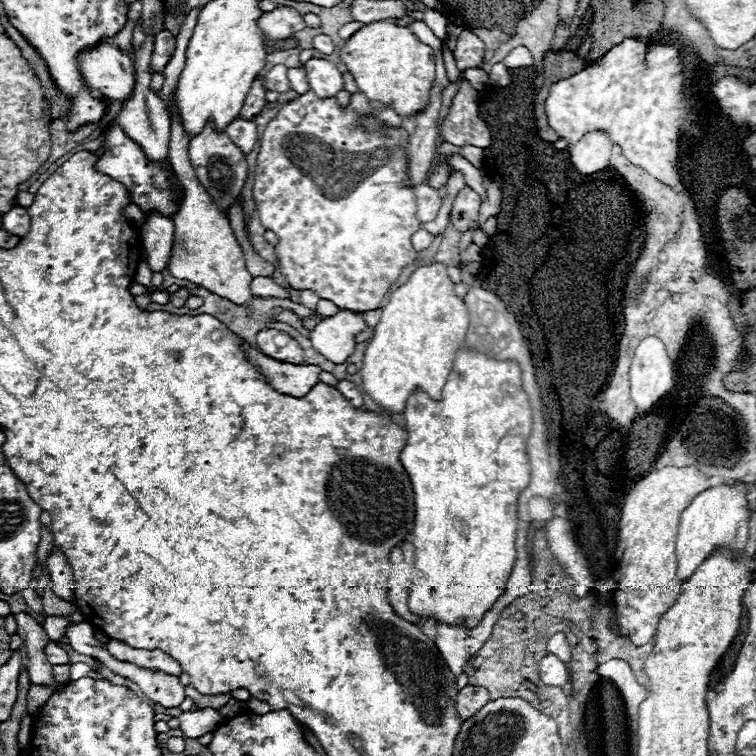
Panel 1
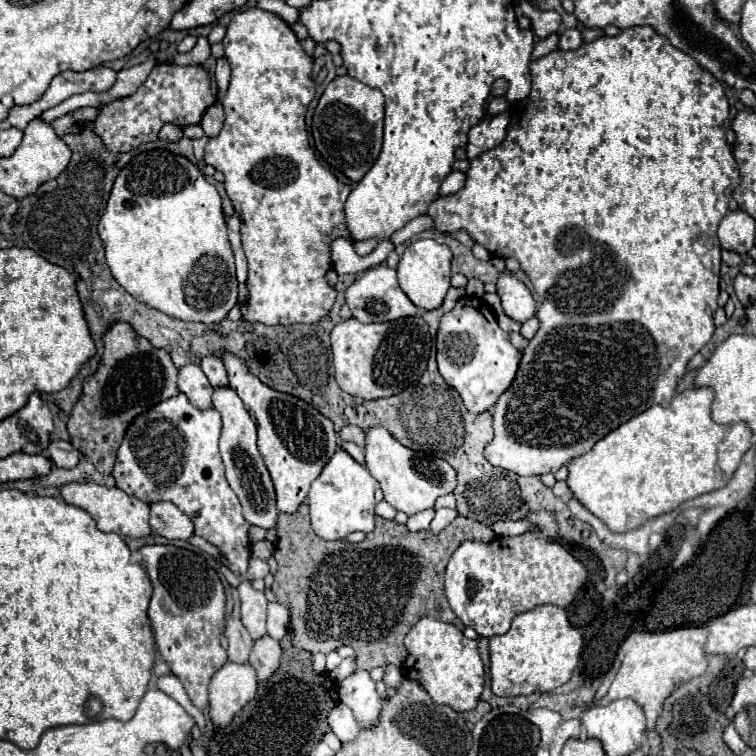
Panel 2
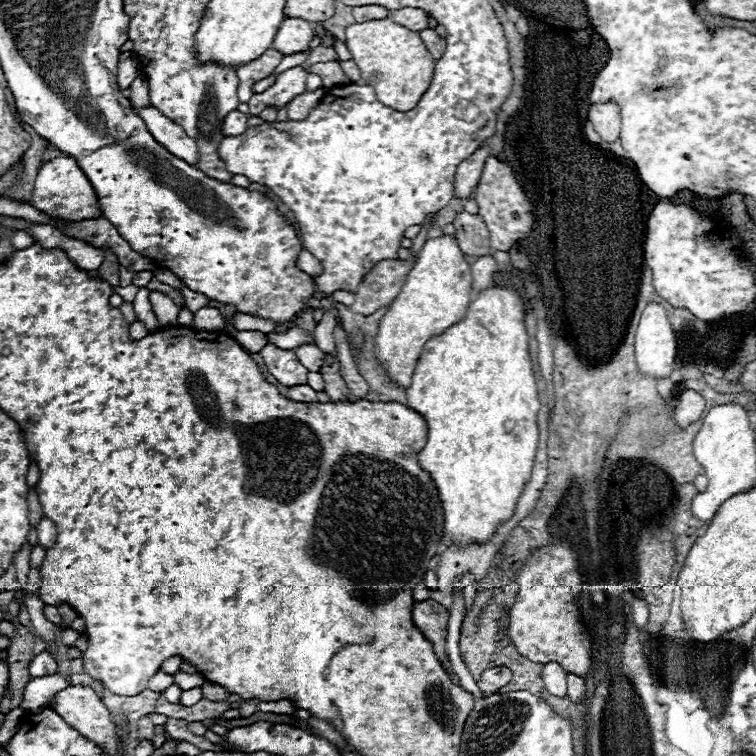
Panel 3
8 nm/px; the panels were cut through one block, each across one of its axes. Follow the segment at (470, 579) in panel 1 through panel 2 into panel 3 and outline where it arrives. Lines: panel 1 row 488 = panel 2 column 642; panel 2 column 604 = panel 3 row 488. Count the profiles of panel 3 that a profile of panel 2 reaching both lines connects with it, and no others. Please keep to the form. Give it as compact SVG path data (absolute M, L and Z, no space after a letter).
M502 286L480 292L470 302L462 322L426 342L412 384L406 388L406 398L406 406L424 416L428 424L428 440L418 452L418 464L436 484L444 510L444 538L450 540L450 546L488 542L496 534L496 528L512 518L524 484L532 476L538 446L536 414L540 398L528 352L524 304L518 292Z

